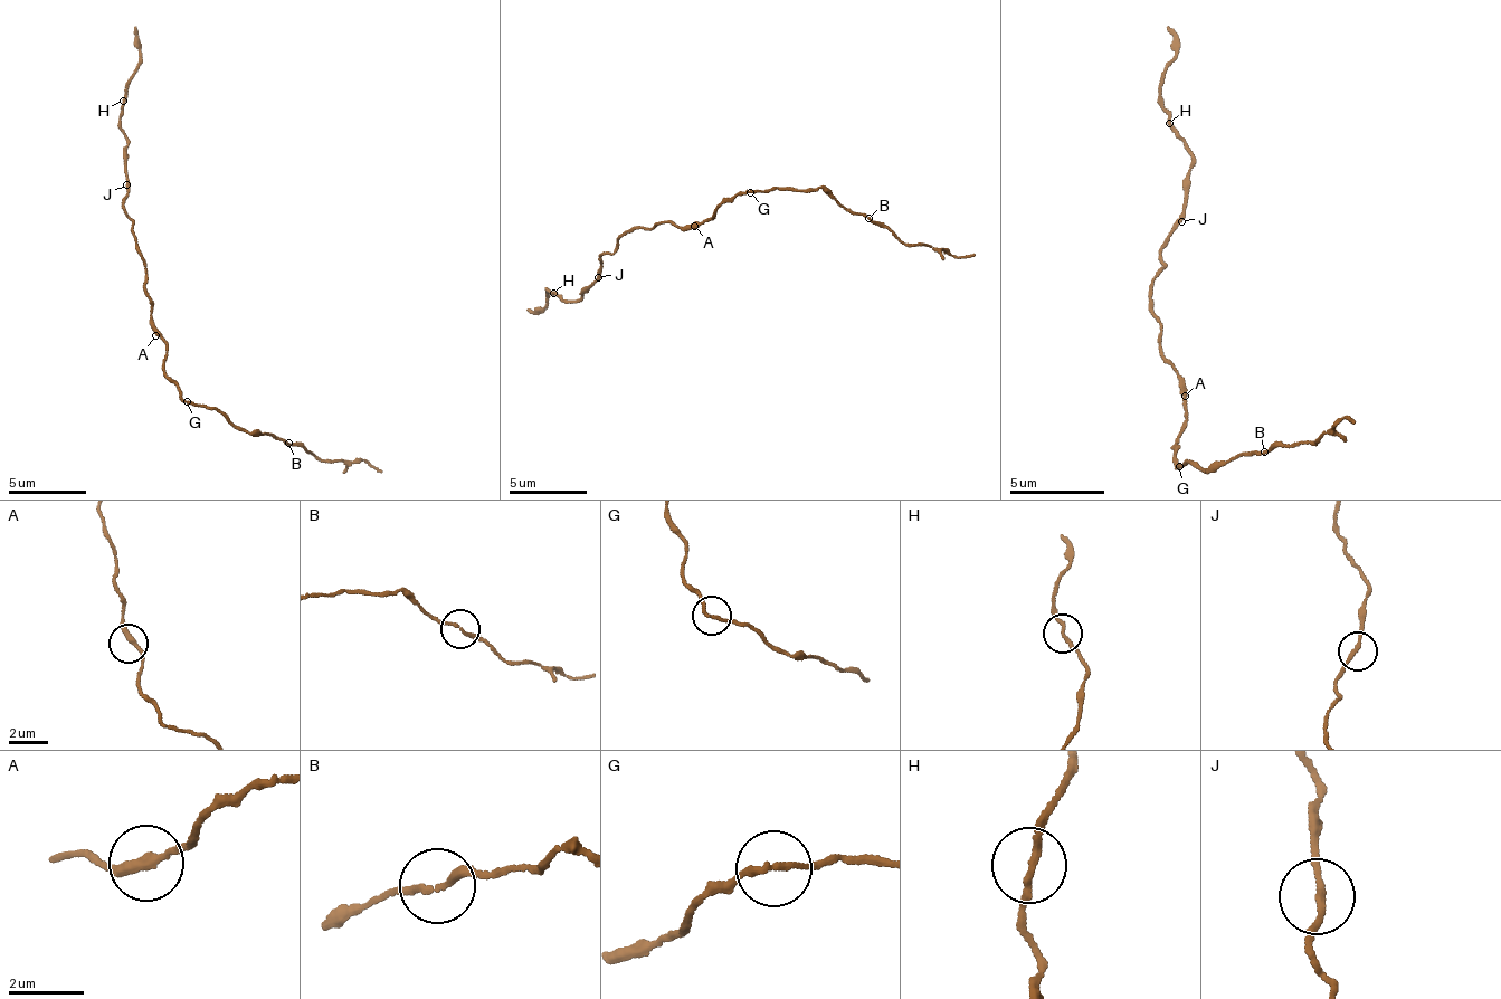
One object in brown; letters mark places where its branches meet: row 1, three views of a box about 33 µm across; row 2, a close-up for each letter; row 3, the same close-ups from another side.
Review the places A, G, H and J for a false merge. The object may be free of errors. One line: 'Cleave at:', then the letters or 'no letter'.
Cleave at: no letter

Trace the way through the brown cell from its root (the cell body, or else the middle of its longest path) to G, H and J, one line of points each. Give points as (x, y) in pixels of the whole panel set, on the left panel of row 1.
G: (161, 332), (165, 376), (176, 384), (180, 397), (188, 400)
H: (161, 332), (143, 286), (133, 221), (123, 205), (127, 180), (123, 101)
J: (161, 332), (153, 323), (152, 303), (143, 286), (142, 255), (133, 221), (126, 216), (123, 205), (126, 184)

